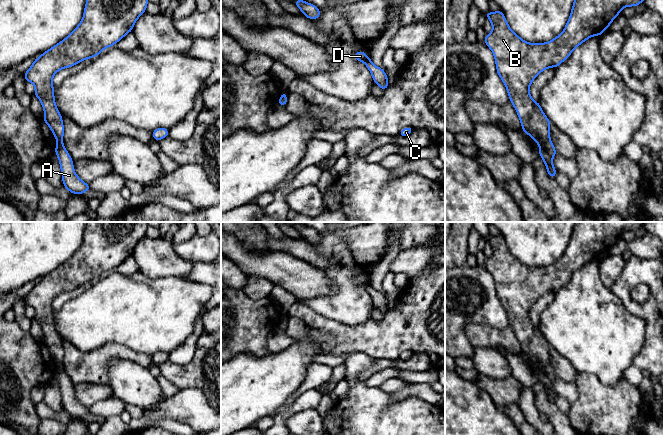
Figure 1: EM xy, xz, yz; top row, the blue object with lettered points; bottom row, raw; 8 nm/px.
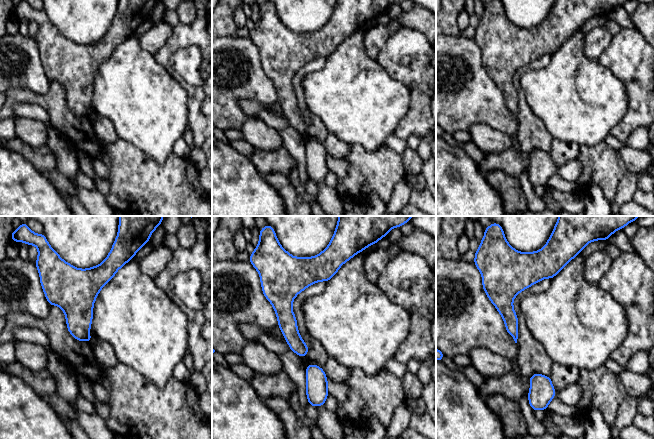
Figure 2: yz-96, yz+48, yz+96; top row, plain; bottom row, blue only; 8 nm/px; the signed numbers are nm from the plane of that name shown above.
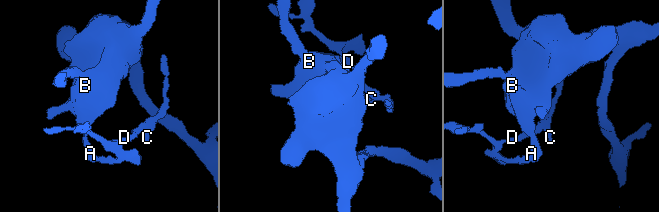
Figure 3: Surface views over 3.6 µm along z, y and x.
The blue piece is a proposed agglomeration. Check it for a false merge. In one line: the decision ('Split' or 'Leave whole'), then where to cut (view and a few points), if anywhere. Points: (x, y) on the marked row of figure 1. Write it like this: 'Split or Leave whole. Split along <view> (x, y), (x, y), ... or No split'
Split. Split along yz (549, 138), (539, 144)

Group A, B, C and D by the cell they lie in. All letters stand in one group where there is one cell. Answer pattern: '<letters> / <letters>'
A C D / B

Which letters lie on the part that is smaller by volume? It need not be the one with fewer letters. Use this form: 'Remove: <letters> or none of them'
Remove: A, C, D

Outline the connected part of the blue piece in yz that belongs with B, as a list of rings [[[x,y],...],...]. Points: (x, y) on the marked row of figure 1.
[[[574,0],[571,15],[563,32],[546,43],[528,43],[521,39],[509,27],[501,10],[487,12],[487,17],[493,30],[484,38],[484,43],[491,49],[495,57],[499,77],[507,88],[509,100],[513,104],[522,131],[527,133],[535,142],[541,144],[550,139],[550,121],[542,111],[539,102],[535,102],[529,93],[531,82],[545,69],[557,68],[565,61],[572,51],[592,36],[600,36],[608,29],[611,22],[626,6],[636,7],[644,0]]]

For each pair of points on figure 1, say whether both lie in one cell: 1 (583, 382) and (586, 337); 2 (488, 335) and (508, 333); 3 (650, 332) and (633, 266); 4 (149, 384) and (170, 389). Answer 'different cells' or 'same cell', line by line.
1: different cells
2: same cell
3: same cell
4: different cells

